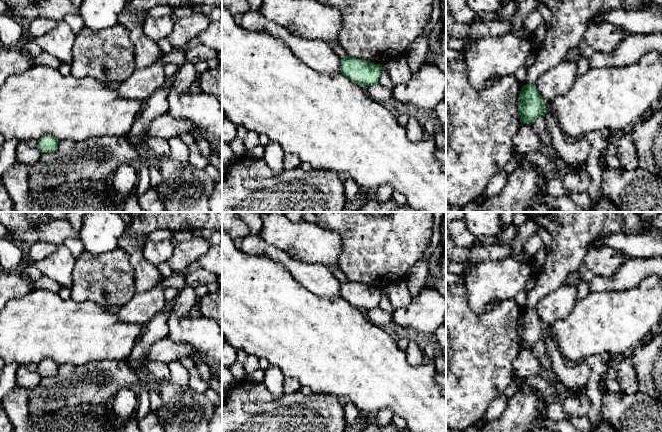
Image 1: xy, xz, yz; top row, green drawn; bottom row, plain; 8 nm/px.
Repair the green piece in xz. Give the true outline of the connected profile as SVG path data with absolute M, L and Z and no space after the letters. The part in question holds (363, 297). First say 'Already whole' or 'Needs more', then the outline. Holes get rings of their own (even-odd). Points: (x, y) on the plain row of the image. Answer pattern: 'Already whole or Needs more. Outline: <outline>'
Already whole. Outline: M347 281L340 284L340 297L364 312L378 308L382 290L366 284Z

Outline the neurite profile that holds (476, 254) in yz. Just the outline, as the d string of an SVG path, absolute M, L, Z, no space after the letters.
M494 245L491 247L470 246L468 247L468 260L472 265L488 260L501 260L506 256L512 256L520 262L529 264L532 267L532 276L536 279L540 275L534 265L534 258L530 258L525 253L524 249L519 254L514 254L508 245Z

